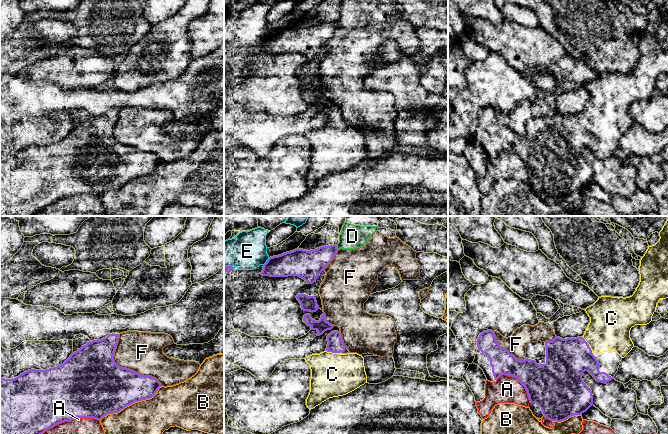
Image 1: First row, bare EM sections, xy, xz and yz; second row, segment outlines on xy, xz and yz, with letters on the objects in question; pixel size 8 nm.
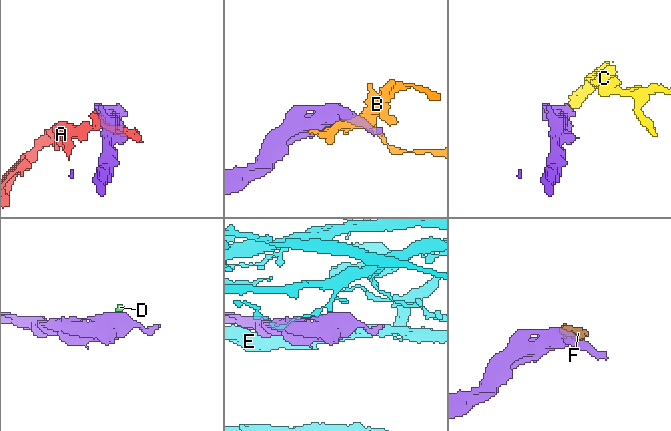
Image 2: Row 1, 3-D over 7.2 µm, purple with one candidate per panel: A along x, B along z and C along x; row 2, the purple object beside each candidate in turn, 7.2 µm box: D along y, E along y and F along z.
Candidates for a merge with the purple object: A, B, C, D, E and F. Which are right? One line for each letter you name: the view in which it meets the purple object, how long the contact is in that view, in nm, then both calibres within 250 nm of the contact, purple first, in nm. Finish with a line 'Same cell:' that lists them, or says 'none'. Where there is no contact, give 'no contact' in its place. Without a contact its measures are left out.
C: meets purple in xz; contact 100 nm long; 130 nm thick on the purple side, 340 nm on the other
Same cell: C

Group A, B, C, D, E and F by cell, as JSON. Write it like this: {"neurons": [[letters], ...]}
{"neurons": [["A"], ["B"], ["C"], ["D", "F"], ["E"]]}

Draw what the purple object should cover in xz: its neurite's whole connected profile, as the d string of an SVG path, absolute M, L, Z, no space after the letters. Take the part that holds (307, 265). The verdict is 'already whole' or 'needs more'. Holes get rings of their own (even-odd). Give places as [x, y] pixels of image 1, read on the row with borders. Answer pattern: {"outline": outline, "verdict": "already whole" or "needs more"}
{"outline": "M336 245L322 246L310 251L297 248L270 257L260 274L271 277L298 276L307 284L313 284L319 274L333 260L337 251Z", "verdict": "already whole"}

